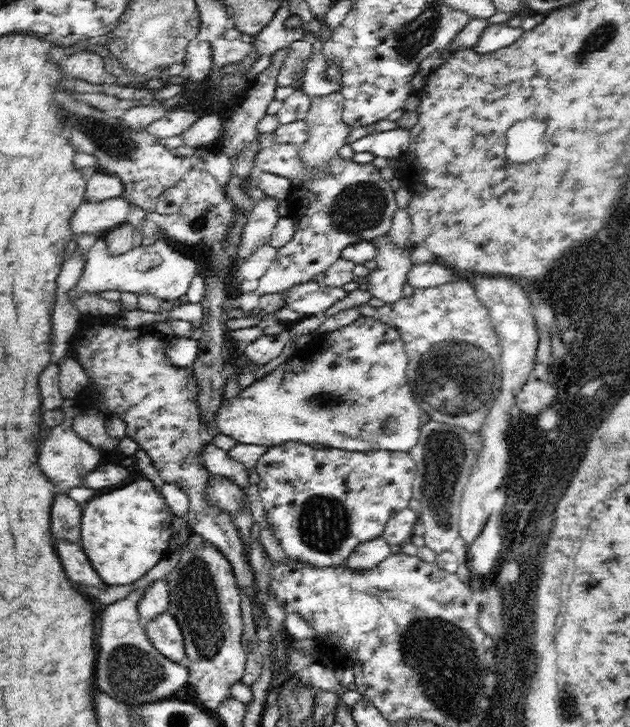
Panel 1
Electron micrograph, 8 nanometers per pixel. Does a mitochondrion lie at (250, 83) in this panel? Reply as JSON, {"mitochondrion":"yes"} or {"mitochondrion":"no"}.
{"mitochondrion":"no"}

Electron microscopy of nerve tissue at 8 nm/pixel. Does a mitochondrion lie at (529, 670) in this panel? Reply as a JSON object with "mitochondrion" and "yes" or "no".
{"mitochondrion":"no"}

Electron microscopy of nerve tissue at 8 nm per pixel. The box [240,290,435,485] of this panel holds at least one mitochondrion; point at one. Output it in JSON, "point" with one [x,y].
{"point":[327,399]}

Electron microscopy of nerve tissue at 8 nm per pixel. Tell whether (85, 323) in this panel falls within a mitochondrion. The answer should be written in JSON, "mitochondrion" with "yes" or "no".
{"mitochondrion":"no"}

